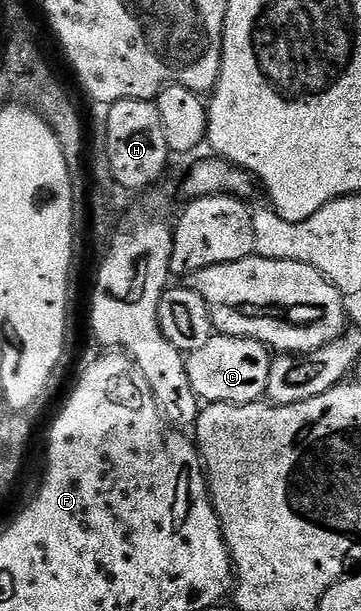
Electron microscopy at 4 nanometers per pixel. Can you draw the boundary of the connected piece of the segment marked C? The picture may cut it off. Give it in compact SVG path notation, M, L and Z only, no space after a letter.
M213 335L205 347L186 354L185 360L189 383L200 402L248 405L260 400L267 392L273 353L260 341L248 337Z

